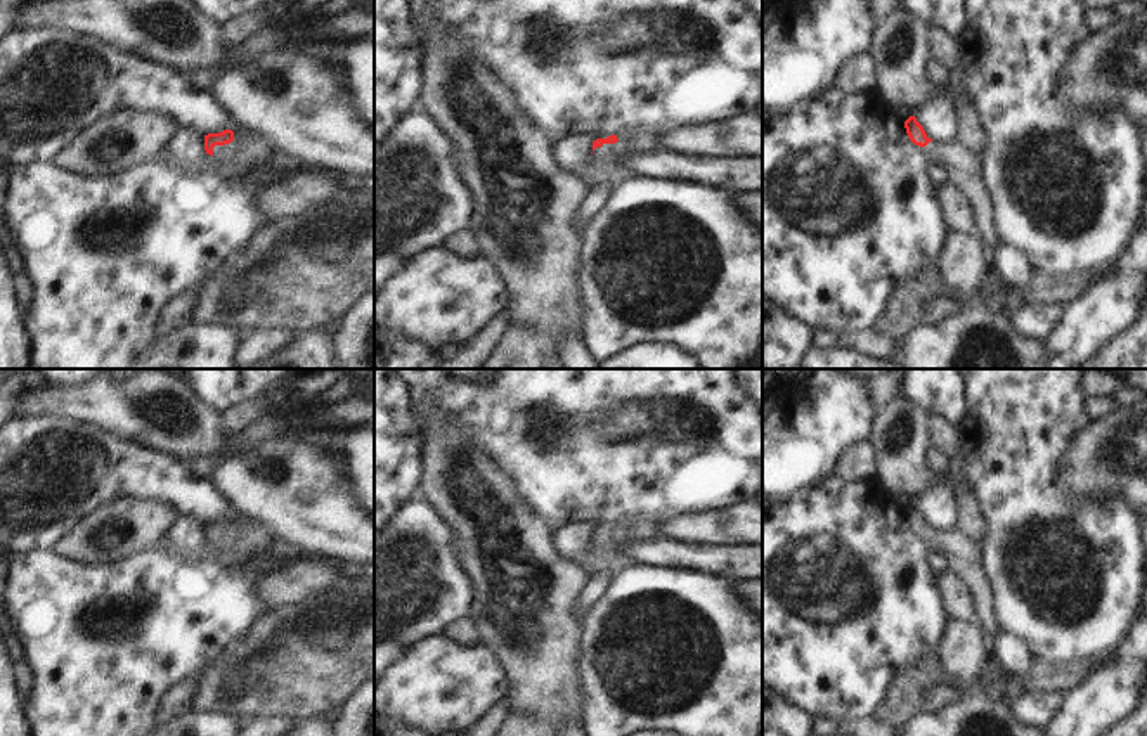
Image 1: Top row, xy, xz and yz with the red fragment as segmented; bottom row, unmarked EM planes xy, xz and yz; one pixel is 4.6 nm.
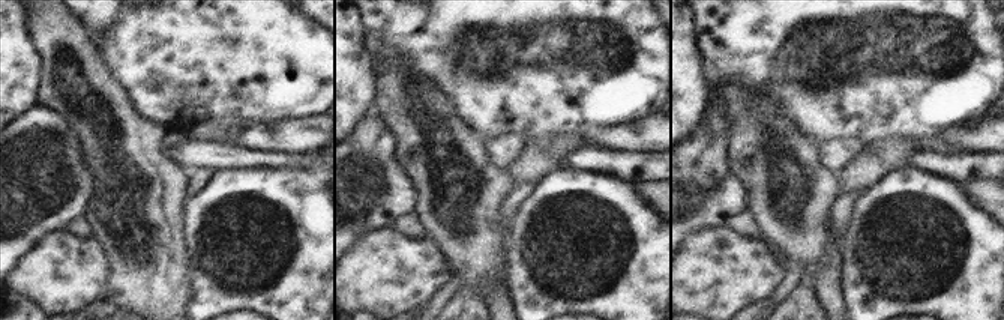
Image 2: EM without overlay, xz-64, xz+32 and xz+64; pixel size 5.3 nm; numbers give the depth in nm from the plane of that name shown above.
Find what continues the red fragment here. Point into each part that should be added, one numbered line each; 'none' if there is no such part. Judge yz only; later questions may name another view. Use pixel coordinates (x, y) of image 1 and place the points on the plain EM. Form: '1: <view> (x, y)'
1: yz (964, 558)

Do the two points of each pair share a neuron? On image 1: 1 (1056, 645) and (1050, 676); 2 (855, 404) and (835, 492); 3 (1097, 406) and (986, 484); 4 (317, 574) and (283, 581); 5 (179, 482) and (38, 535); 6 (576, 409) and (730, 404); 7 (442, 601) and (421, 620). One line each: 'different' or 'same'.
1: different
2: different
3: different
4: same
5: same
6: same
7: same

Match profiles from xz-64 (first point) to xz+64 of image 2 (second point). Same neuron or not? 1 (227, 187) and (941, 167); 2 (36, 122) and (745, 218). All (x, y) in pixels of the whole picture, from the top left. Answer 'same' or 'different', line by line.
1: different
2: different

